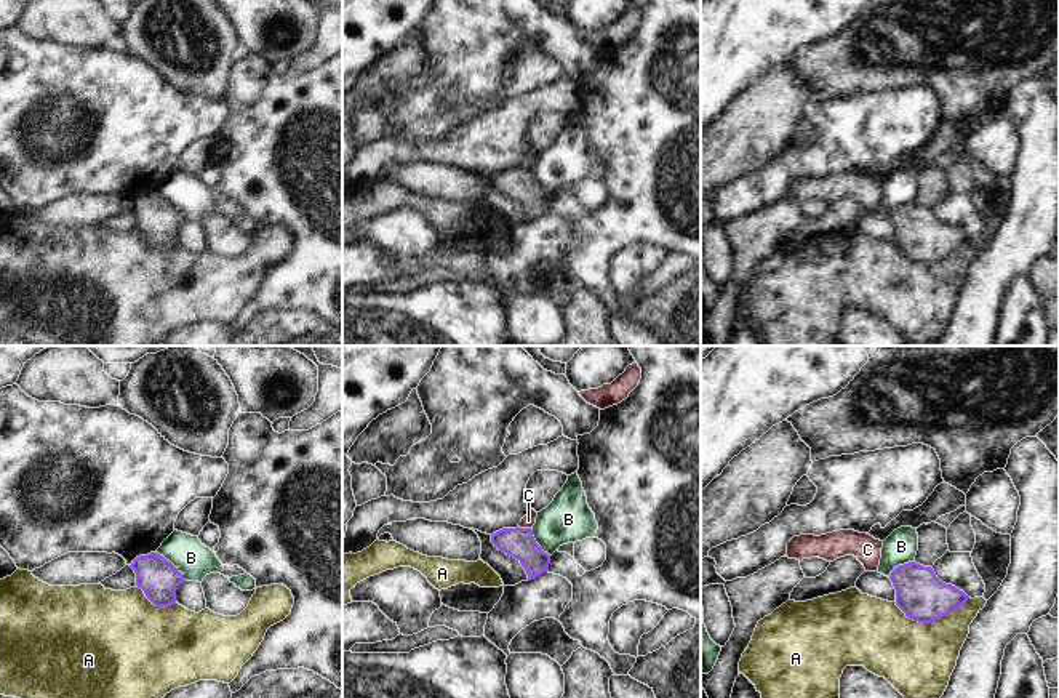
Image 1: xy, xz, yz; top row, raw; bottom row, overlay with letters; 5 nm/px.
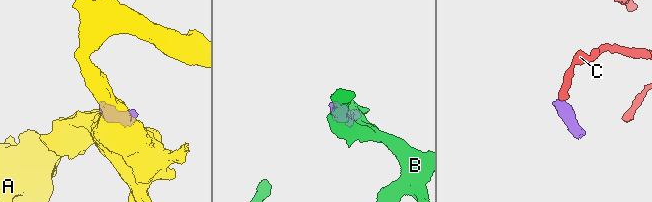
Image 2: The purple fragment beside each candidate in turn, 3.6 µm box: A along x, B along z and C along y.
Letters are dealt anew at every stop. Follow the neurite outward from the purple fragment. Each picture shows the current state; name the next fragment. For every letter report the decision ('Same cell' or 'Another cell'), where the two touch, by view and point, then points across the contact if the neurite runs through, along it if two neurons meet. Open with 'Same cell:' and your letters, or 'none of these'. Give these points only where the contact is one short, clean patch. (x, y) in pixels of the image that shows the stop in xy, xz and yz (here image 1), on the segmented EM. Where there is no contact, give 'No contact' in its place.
Same cell: none of these
A: Another cell. Touches purple at yz (931, 621)
B: Another cell. Touches purple at xy (173, 565). Boundary: xy (157, 551), (186, 580)
C: Another cell. Touches purple at xz (525, 529). Boundary: xz (519, 525), (530, 529).

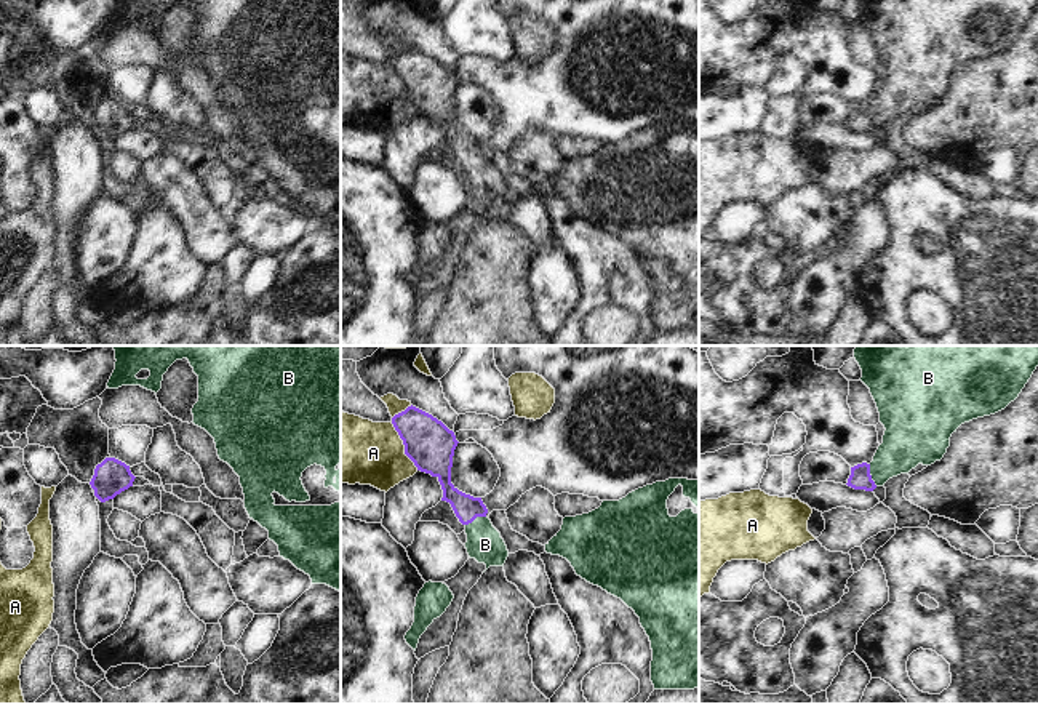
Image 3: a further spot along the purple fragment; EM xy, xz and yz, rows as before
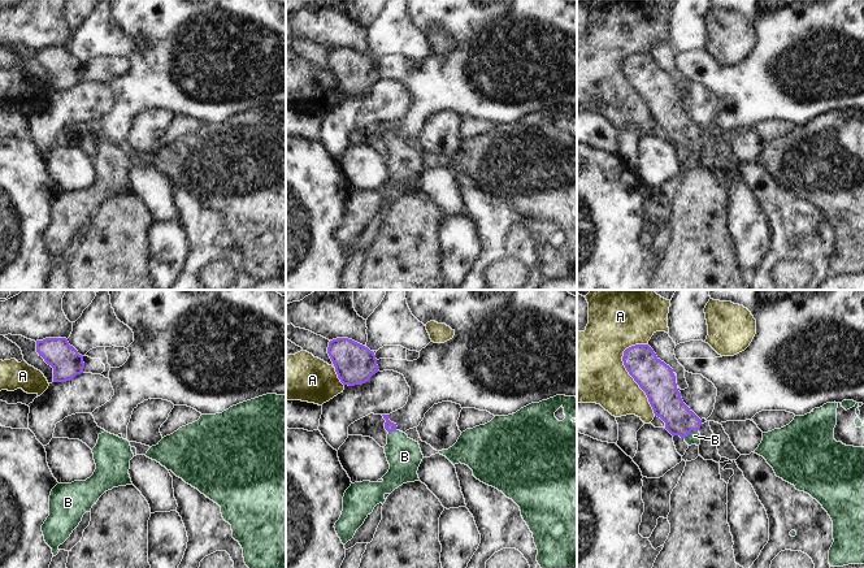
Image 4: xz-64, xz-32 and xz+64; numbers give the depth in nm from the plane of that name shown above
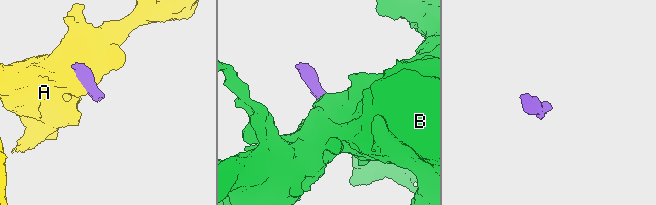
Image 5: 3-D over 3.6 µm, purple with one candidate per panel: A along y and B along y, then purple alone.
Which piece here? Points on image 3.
Same cell: B
A: Another cell. Touches purple at xz (403, 444)
B: Same cell. Touches purple at yz (870, 476). Path across: yz (859, 479), (870, 476), (907, 442).

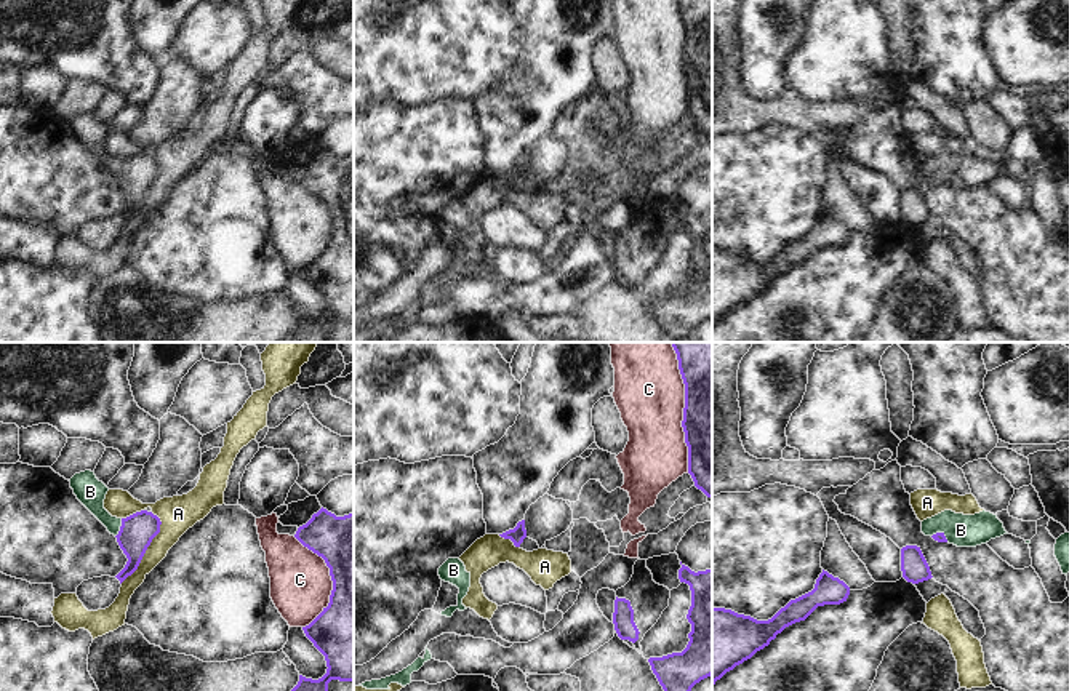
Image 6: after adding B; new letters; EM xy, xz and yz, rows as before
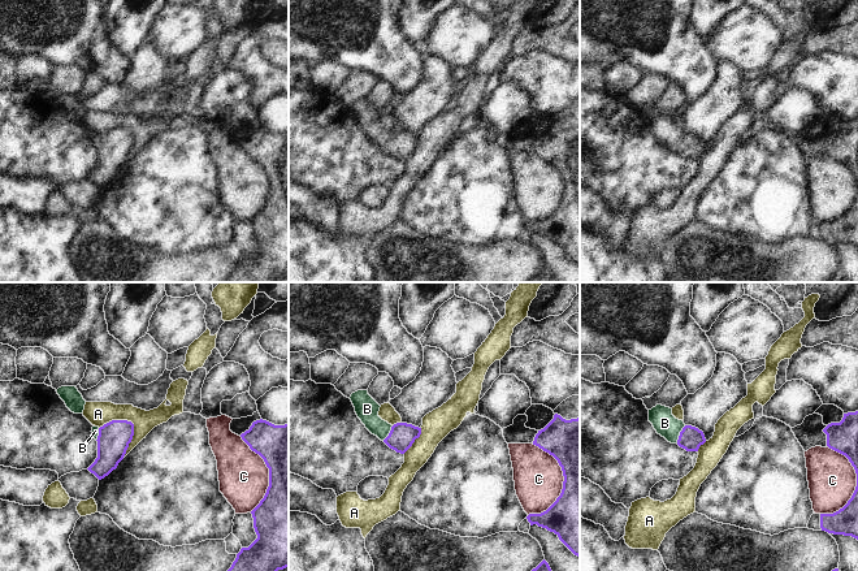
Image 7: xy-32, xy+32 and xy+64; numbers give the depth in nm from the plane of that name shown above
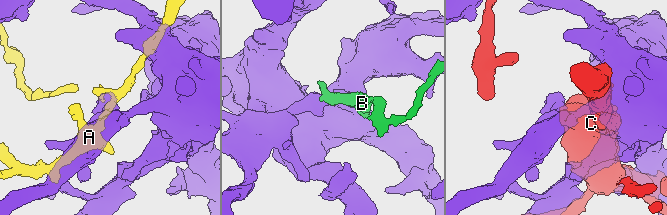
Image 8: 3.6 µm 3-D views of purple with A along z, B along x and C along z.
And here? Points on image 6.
Same cell: B
A: Another cell. Touches purple at xy (146, 549)
B: Same cell. Touches purple at xy (120, 528). Path across: xy (138, 530), (120, 528), (96, 507), (90, 491)
C: Another cell. Touches purple at xz (684, 408).

